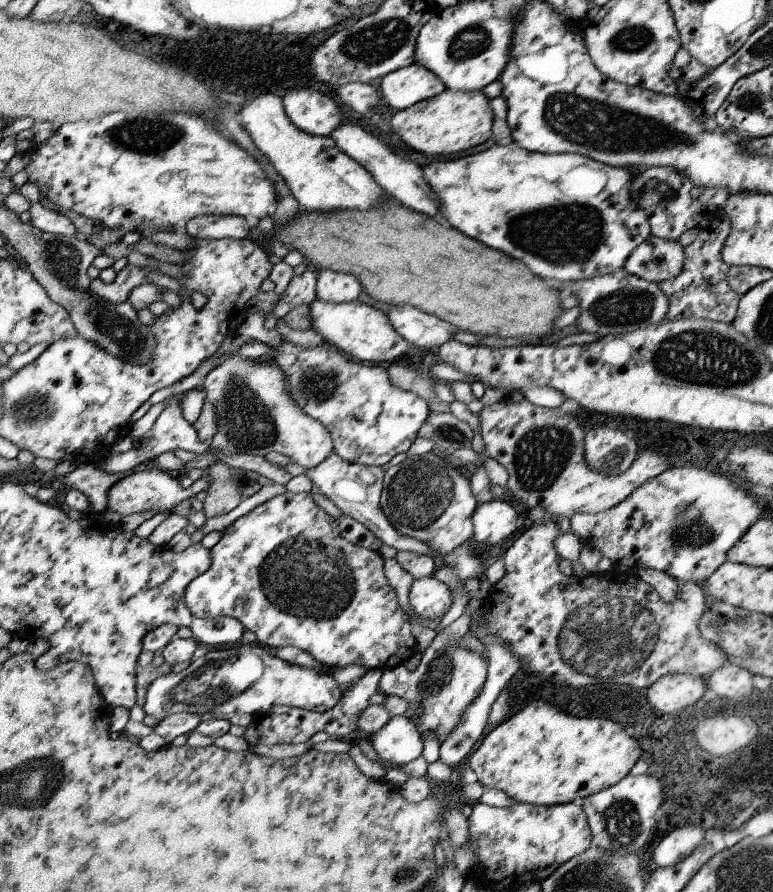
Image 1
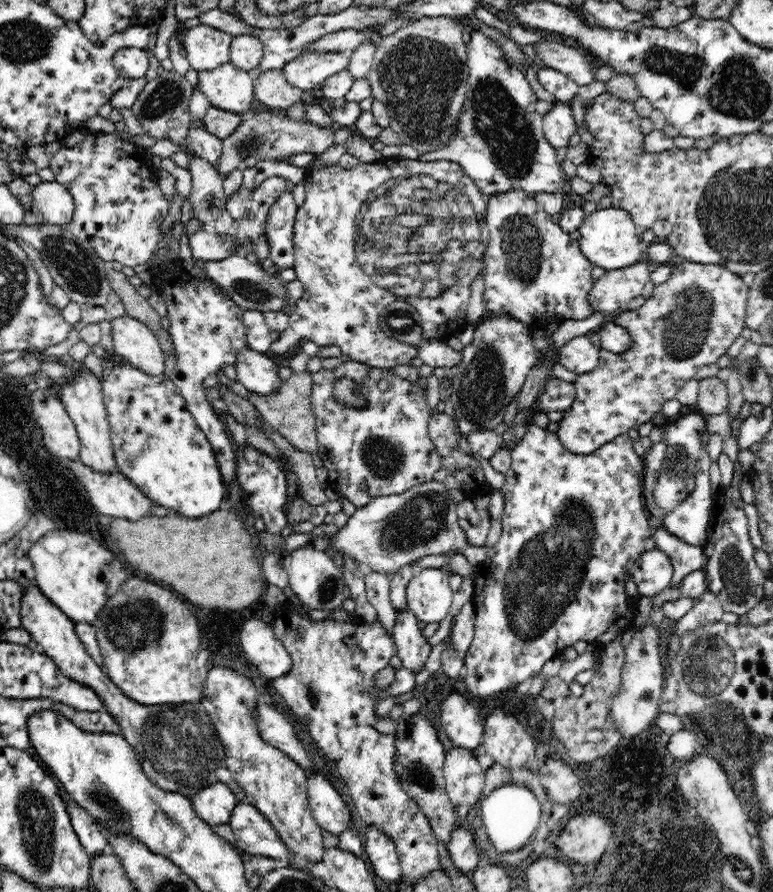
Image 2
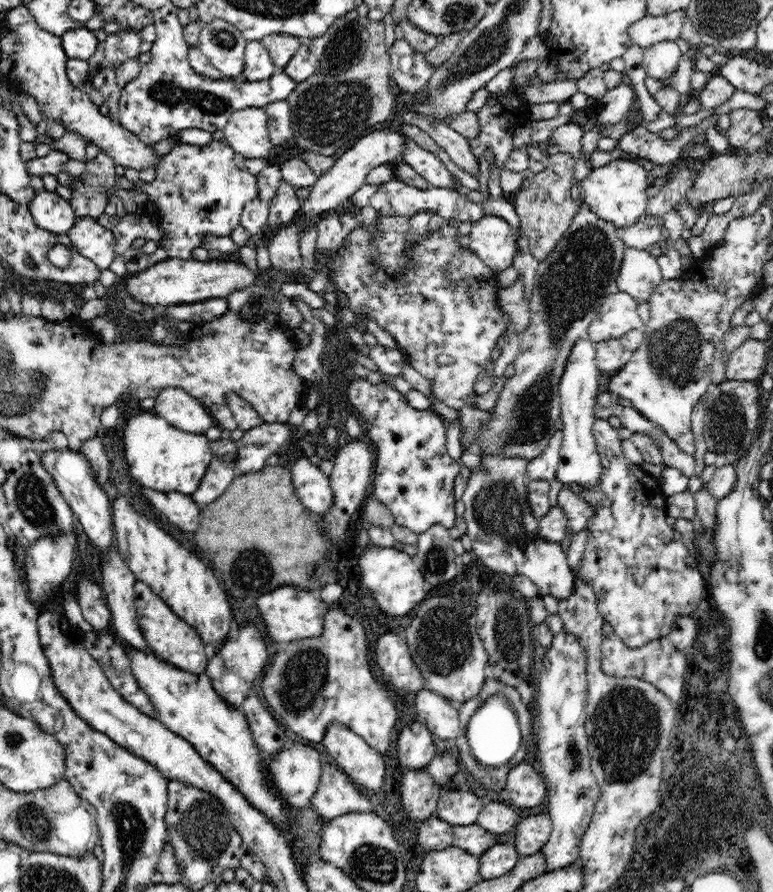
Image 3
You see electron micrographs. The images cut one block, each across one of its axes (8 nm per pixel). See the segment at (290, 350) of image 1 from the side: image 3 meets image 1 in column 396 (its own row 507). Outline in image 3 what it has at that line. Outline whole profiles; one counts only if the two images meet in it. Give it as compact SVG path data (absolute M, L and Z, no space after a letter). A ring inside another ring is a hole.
M352 378L348 384L348 400L356 414L362 416L368 438L376 448L376 468L370 488L374 498L392 512L398 526L406 526L418 536L434 524L442 524L448 530L454 528L454 478L462 474L462 464L448 456L448 422L432 408L414 410L406 394L384 382L374 386L366 380Z

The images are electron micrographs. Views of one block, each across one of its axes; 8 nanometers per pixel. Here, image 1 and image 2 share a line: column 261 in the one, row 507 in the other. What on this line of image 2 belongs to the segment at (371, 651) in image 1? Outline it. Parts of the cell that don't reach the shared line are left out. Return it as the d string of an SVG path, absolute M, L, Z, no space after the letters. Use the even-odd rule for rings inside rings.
M526 422L526 426L528 426L526 436L518 442L518 446L512 448L512 468L508 470L506 480L500 488L500 496L504 500L500 538L492 548L488 548L488 560L478 564L476 576L474 576L476 590L474 590L472 604L476 606L476 632L474 632L472 646L464 656L466 674L460 684L466 684L468 690L476 696L492 696L500 690L506 690L508 686L512 688L512 686L522 684L530 676L538 676L546 660L560 656L562 650L566 650L568 646L574 646L576 642L588 642L596 648L604 648L608 642L614 642L618 636L622 636L624 630L634 624L638 602L640 602L640 596L632 598L626 594L626 576L634 576L640 554L656 548L654 528L652 528L652 522L648 520L648 508L646 508L646 498L644 498L646 466L644 466L644 458L640 458L634 452L634 446L628 434L616 436L614 440L596 448L596 452L592 454L574 454L568 448L564 448L558 434L550 432L548 428L544 430L534 422L532 424Z

